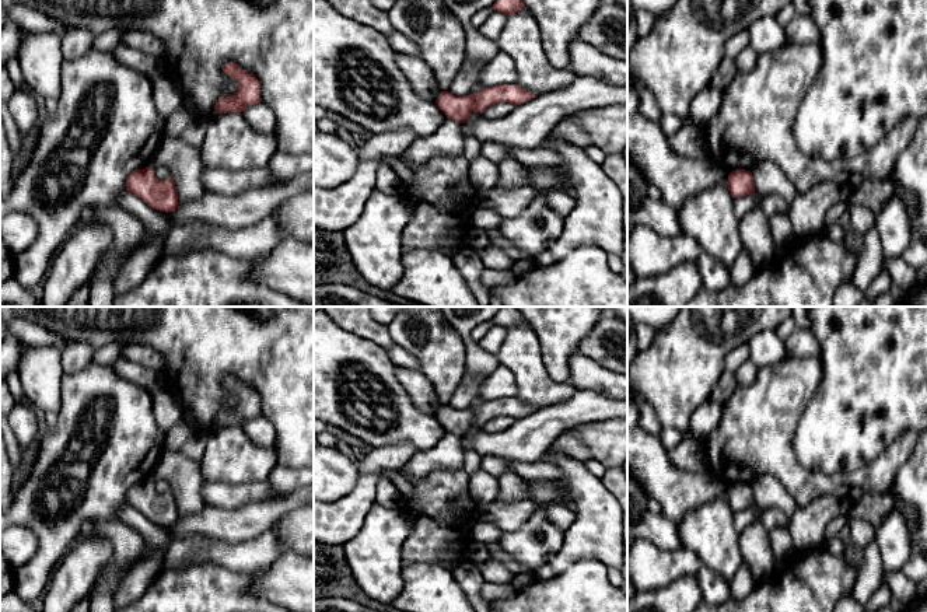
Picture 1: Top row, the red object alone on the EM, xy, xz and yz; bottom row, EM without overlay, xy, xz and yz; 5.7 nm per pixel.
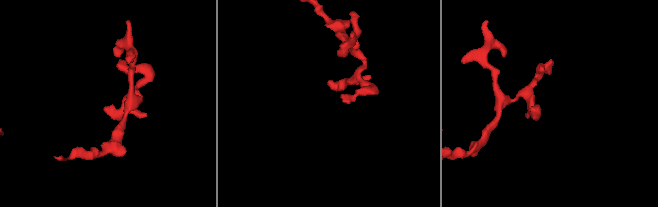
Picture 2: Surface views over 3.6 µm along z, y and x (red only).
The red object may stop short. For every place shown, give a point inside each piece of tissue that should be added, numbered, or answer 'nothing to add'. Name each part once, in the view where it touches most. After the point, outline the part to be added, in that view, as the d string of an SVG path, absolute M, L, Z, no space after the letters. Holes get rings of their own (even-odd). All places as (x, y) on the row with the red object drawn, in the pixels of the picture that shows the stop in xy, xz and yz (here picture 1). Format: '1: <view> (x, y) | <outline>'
nothing to add

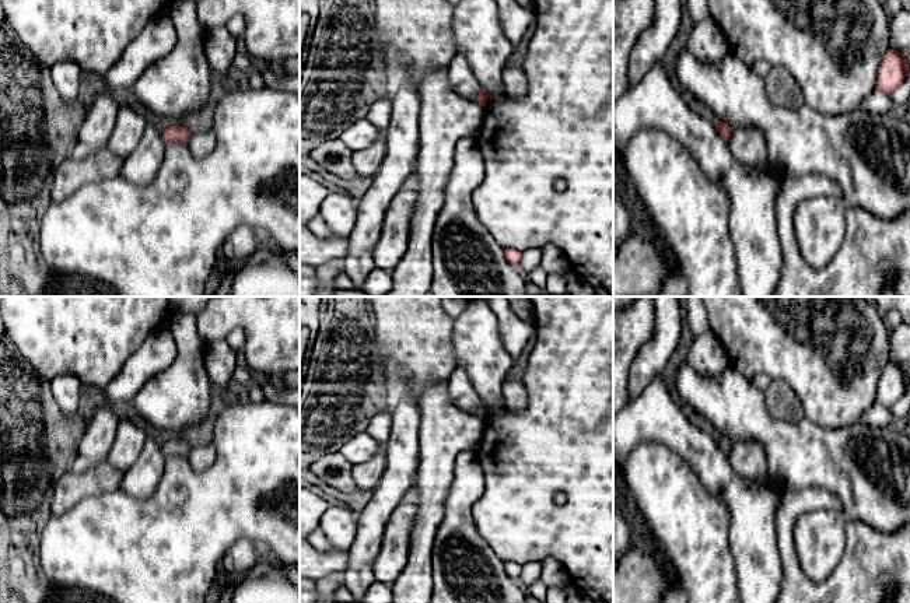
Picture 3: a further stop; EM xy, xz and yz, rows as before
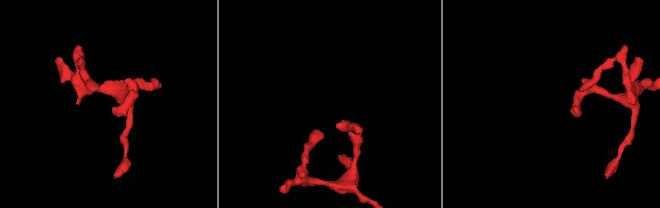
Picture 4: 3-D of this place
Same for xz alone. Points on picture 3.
nothing to add

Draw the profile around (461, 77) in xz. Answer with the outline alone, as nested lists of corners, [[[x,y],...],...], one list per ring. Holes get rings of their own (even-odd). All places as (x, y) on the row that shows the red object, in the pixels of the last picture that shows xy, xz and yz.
[[[456,53],[447,67],[447,77],[451,88],[461,98],[475,101],[482,90],[466,57],[461,53]]]

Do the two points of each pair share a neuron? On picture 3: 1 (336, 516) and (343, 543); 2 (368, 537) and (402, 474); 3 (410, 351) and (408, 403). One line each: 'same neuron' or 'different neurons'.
1: same neuron
2: same neuron
3: different neurons

